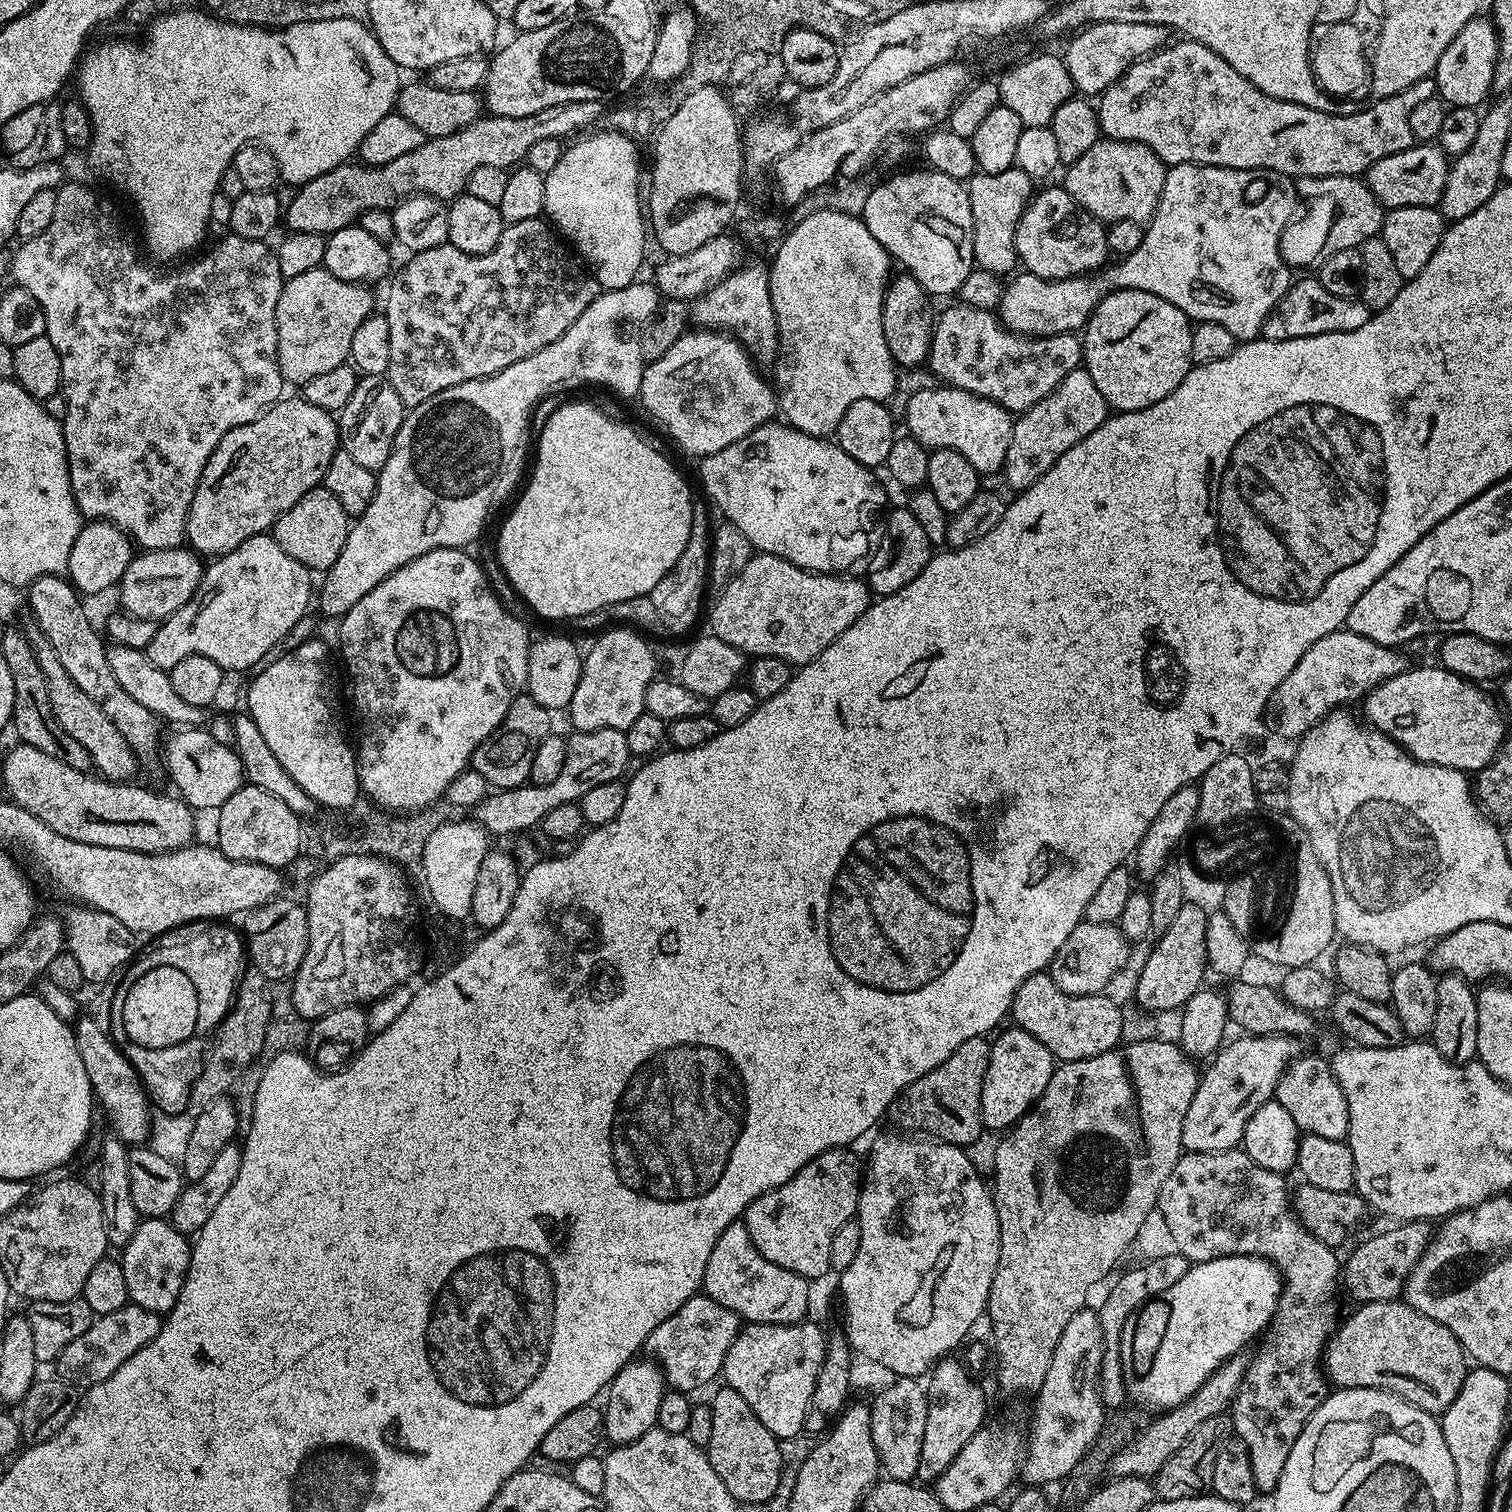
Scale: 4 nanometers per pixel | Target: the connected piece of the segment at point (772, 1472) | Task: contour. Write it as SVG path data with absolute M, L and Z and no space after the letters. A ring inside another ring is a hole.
M720 1386L710 1399L710 1407L714 1427L706 1451L710 1466L714 1466L714 1474L722 1478L726 1490L730 1490L732 1497L741 1505L764 1504L774 1499L780 1488L780 1475L784 1472L781 1441L762 1426L762 1418L750 1410L746 1398L742 1398L738 1390Z

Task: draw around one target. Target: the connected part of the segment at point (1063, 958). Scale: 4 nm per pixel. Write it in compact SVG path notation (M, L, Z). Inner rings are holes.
M1084 920L1078 926L1074 926L1070 930L1070 934L1064 937L1058 954L1054 954L1046 971L1050 978L1054 978L1054 986L1058 986L1058 990L1066 990L1066 994L1074 994L1075 996L1094 996L1103 993L1107 989L1104 987L1123 970L1124 963L1128 960L1128 948L1130 948L1130 941L1120 933L1117 925L1095 924Z

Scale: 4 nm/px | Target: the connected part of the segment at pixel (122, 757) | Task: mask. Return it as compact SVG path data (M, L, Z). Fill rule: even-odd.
M35 626L29 628L26 635L38 658L38 666L42 666L42 674L46 674L50 708L54 710L54 718L58 718L58 726L62 726L62 730L66 730L66 734L70 734L70 738L75 738L86 749L86 754L90 754L92 759L92 768L103 779L113 782L131 781L135 777L132 775L136 772L136 764L138 765L135 750L129 746L126 738L122 738L122 734L118 734L118 726L114 726L114 722L110 722L110 718L106 718L102 706L98 706L98 702L92 701L77 686L74 678L70 678L70 674L66 674L62 662L58 662L58 654L54 654L54 646L50 646L50 642L40 633L40 629Z

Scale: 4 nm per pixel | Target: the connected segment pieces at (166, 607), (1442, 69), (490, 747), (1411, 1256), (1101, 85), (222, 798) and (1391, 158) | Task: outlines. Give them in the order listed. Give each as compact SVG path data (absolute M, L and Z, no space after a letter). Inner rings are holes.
M188 546L154 550L153 552L141 551L139 554L133 555L130 566L126 566L126 574L122 574L120 579L118 585L119 607L130 616L163 622L176 613L179 608L186 606L186 602L190 602L190 598L198 590L200 579L204 577L205 567L205 561Z
M1478 14L1470 22L1466 22L1466 26L1458 30L1454 42L1446 46L1442 58L1438 58L1436 63L1434 81L1436 80L1437 89L1435 88L1435 91L1440 99L1453 108L1479 109L1492 92L1492 79L1499 45L1500 37L1497 36L1495 23L1491 19L1483 20L1483 15Z
M517 696L510 710L506 710L506 718L500 725L474 750L470 761L471 771L482 774L489 786L496 790L518 788L529 783L530 765L534 762L534 753L542 746L542 738L553 735L553 713L544 709L531 696Z
M1409 1220L1397 1223L1369 1240L1364 1240L1342 1264L1342 1288L1360 1304L1397 1299L1404 1291L1408 1275L1428 1246L1430 1228L1425 1221ZM1429 1228L1429 1232L1428 1232Z
M1102 22L1079 29L1071 37L1073 40L1069 42L1068 49L1062 52L1063 62L1070 70L1073 89L1088 98L1099 97L1135 61L1165 47L1170 40L1168 36L1169 29L1146 22Z
M188 726L183 730L176 730L172 737L167 737L162 748L162 760L168 763L168 776L176 783L175 791L179 799L189 808L212 808L218 810L238 789L244 787L244 763L240 760L240 753L231 744L218 742L203 727Z
M1416 142L1398 154L1386 154L1386 158L1378 158L1378 162L1368 168L1366 183L1374 198L1378 198L1385 209L1402 206L1434 208L1439 205L1442 190L1446 190L1449 167L1449 157L1435 143Z

